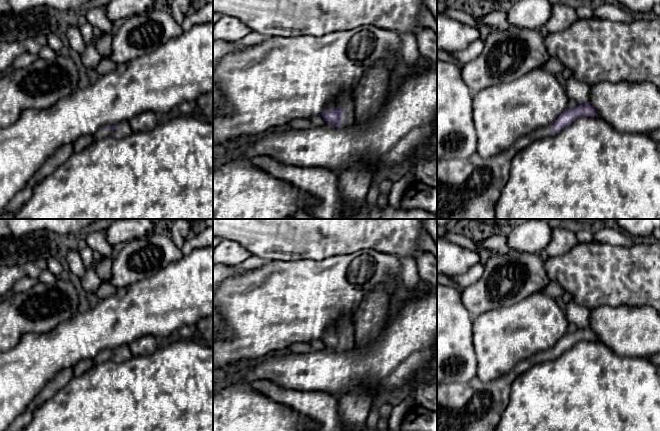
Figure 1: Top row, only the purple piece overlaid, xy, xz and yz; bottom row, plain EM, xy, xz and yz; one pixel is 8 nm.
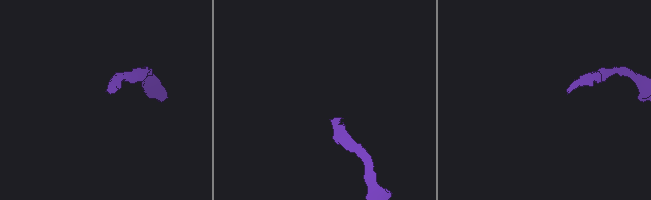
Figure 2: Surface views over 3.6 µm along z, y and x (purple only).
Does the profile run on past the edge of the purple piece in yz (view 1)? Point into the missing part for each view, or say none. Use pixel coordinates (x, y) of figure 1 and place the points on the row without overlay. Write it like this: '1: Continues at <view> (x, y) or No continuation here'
1: Continues at yz (471, 406)

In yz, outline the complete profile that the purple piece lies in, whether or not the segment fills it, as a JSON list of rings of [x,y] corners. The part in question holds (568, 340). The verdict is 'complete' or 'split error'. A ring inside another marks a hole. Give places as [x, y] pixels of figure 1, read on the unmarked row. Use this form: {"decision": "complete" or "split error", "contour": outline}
{"decision": "split error", "contour": [[[590,326],[579,328],[565,335],[548,350],[541,351],[517,363],[507,374],[489,382],[482,382],[477,376],[469,382],[437,385],[437,431],[496,431],[510,397],[512,383],[537,364],[558,358],[579,341],[600,341]]]}

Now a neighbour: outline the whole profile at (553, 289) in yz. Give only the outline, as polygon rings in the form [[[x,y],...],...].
[[[550,281],[550,283],[543,289],[543,292],[554,299],[561,297],[566,291],[558,283]]]

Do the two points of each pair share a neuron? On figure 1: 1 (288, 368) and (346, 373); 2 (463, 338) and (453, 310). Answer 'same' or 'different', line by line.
1: same
2: same

